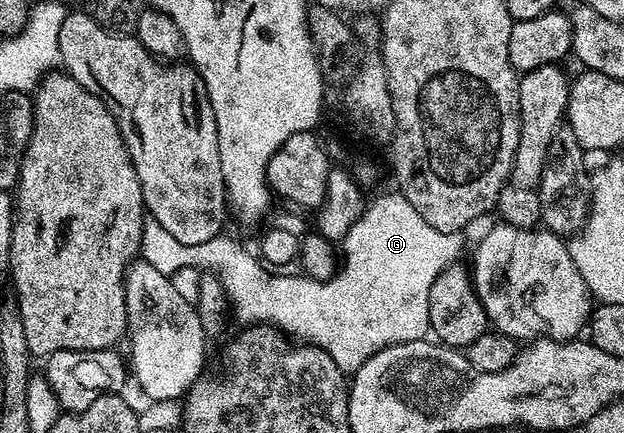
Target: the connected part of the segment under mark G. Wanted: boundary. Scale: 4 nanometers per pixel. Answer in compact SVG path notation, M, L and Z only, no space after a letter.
M400 191L385 192L373 201L368 201L363 219L347 230L345 239L339 248L345 251L343 263L329 280L317 281L304 274L297 276L276 276L256 255L254 257L237 240L227 234L220 234L201 245L184 245L172 234L167 234L157 220L146 219L141 239L140 259L146 260L155 270L170 277L172 272L183 267L195 267L200 270L215 270L215 275L225 288L228 307L237 315L241 326L268 324L285 333L286 337L297 342L314 344L321 348L341 367L346 374L356 372L368 356L385 348L389 344L402 344L412 340L423 340L430 335L429 295L435 278L443 269L458 259L465 248L464 231L440 233L434 227L423 222L419 210L407 202Z

